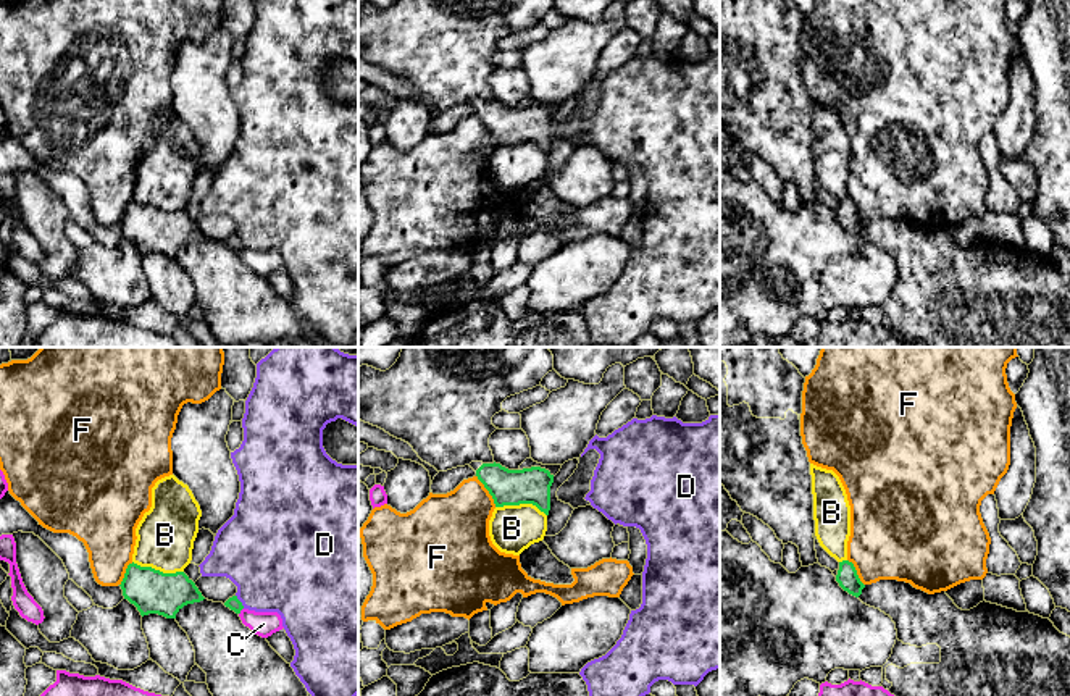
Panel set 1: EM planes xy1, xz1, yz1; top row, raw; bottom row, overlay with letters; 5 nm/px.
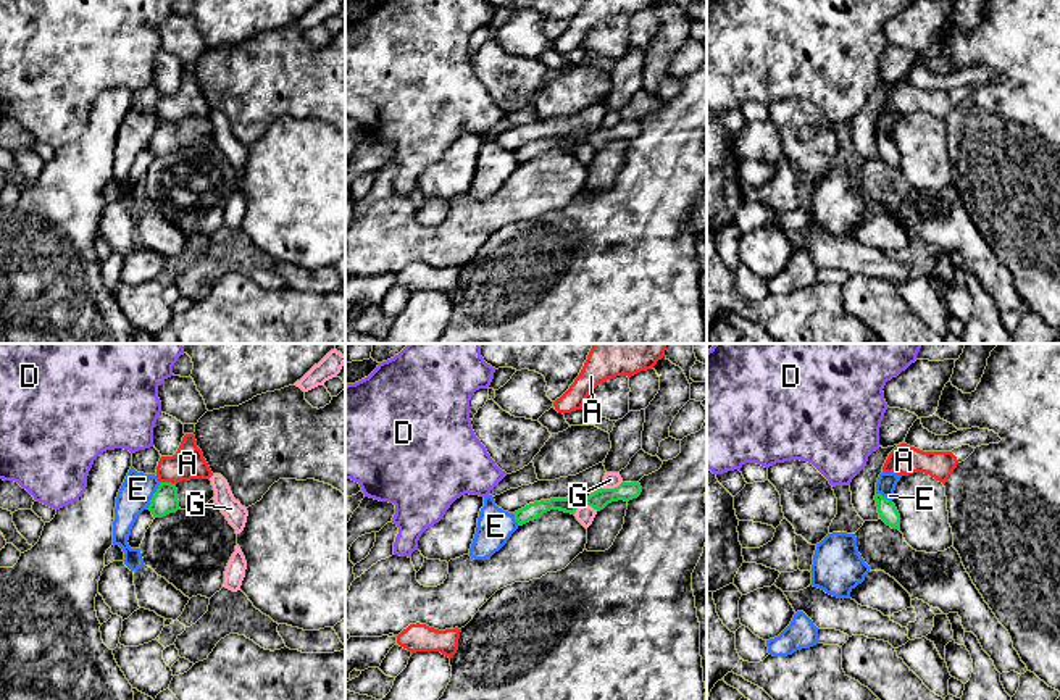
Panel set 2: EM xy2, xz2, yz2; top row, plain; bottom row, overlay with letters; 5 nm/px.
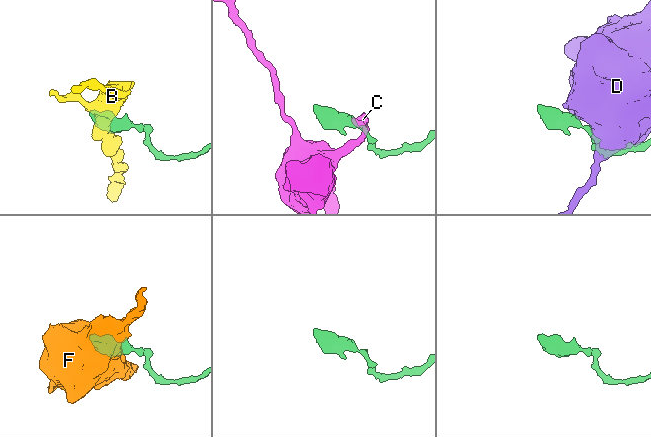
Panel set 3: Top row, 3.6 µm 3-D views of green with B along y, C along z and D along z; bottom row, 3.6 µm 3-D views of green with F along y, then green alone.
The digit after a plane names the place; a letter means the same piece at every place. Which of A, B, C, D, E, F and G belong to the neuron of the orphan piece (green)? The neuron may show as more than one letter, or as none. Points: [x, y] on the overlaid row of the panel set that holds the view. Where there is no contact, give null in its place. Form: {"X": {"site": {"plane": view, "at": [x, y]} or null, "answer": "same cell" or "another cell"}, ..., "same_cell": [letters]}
{"A": {"site": {"plane": "xy2", "at": [168, 483]}, "answer": "another cell"}, "B": {"site": {"plane": "xy1", "at": [158, 570]}, "answer": "another cell"}, "C": {"site": {"plane": "xy1", "at": [241, 609]}, "answer": "another cell"}, "D": {"site": {"plane": "xy1", "at": [239, 601]}, "answer": "another cell"}, "E": {"site": {"plane": "xy2", "at": [154, 495]}, "answer": "another cell"}, "F": {"site": {"plane": "xz1", "at": [488, 490]}, "answer": "another cell"}, "G": {"site": {"plane": "xz2", "at": [612, 489]}, "answer": "another cell"}, "same_cell": []}

